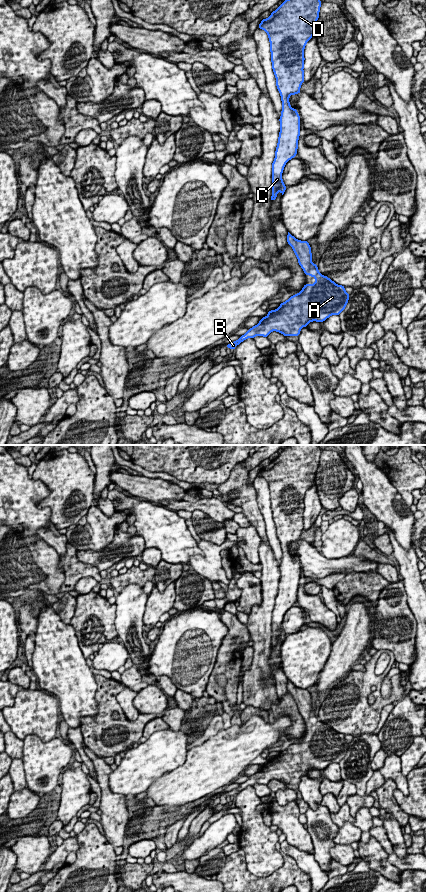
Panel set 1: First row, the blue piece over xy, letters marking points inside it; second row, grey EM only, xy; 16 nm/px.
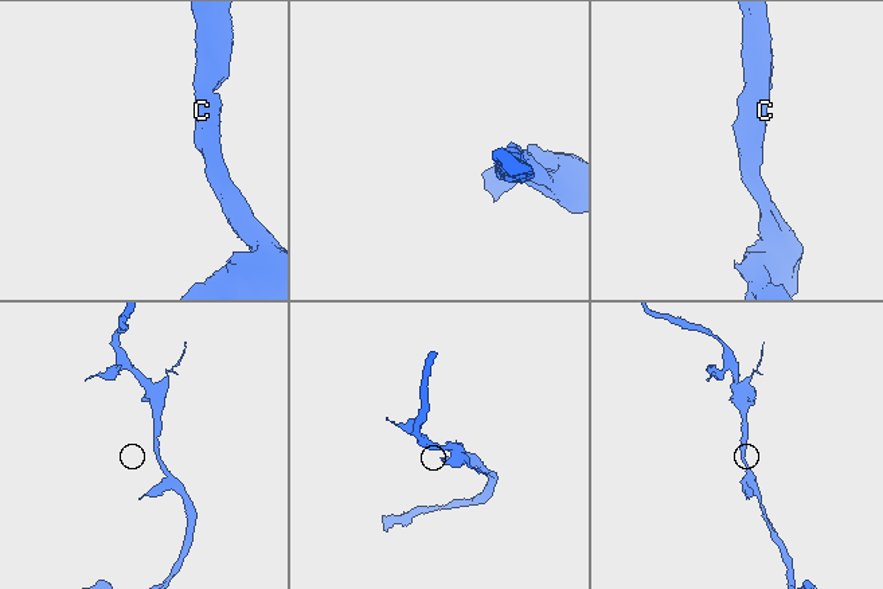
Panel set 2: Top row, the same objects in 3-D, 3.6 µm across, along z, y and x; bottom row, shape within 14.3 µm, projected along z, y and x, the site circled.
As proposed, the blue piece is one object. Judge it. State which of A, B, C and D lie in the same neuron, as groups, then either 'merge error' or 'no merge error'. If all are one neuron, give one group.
groups A B C D; no merge error

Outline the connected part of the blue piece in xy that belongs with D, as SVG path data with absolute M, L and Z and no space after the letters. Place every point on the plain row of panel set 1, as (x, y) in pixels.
M292 445L286 447L278 457L263 467L258 476L263 477L270 490L272 517L276 526L276 534L281 544L282 559L280 564L280 580L272 611L272 644L274 649L280 639L282 643L286 634L282 621L286 611L297 603L300 584L300 564L296 557L290 554L289 545L301 541L300 535L304 530L304 497L306 491L313 485L316 470L319 466L321 449L318 445Z

